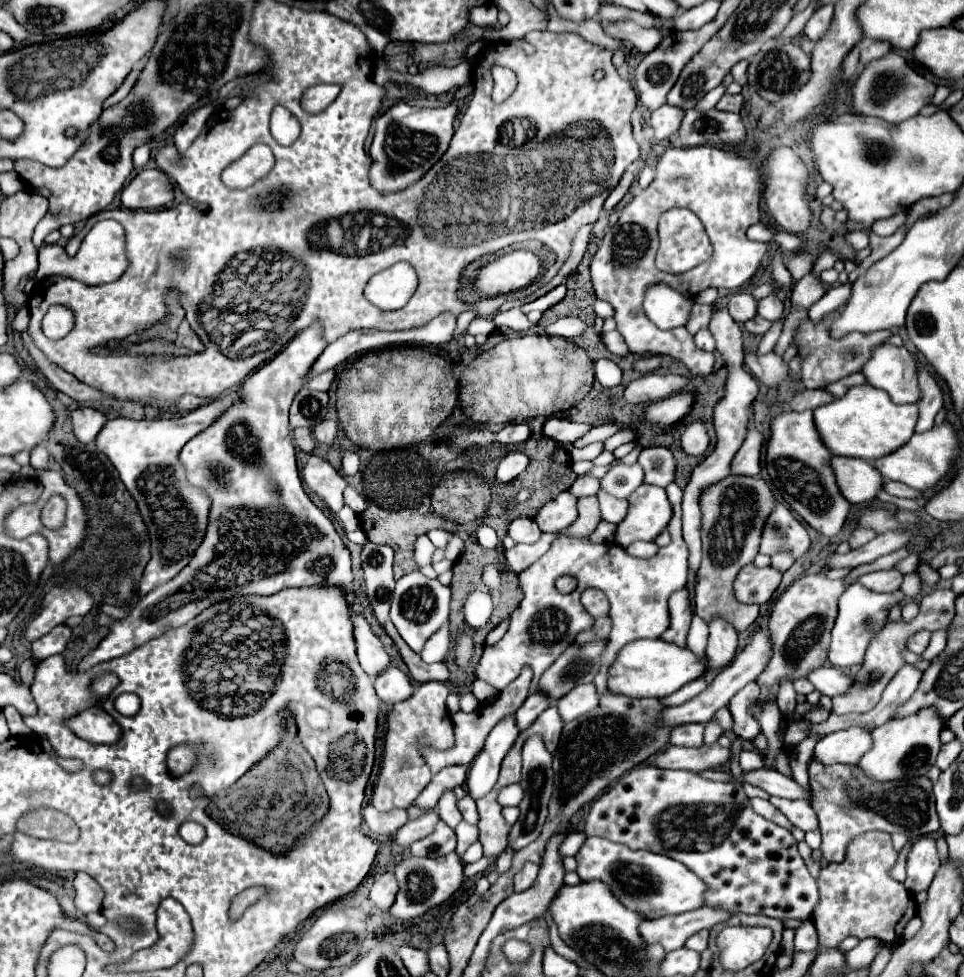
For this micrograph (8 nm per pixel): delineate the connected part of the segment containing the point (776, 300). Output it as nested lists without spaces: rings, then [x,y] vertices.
[[[768,296],[768,298],[762,298],[758,300],[758,314],[770,322],[782,318],[784,314],[784,300],[780,296]]]

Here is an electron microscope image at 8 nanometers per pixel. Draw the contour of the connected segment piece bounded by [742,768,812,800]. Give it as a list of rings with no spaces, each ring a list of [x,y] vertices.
[[[760,768],[760,770],[748,772],[748,774],[744,774],[742,782],[750,782],[754,786],[760,786],[770,796],[778,796],[778,798],[786,798],[786,800],[810,800],[812,798],[810,790],[802,788],[796,780],[780,774],[778,770]]]

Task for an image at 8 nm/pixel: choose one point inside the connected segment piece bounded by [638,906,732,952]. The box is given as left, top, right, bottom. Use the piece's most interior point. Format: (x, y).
(671, 932)

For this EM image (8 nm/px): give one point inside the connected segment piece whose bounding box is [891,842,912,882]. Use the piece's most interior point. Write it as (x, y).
(898, 872)

